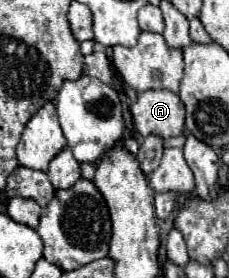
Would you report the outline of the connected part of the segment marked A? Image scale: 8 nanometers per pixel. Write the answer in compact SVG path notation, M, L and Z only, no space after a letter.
M167 89L143 91L131 105L135 129L147 137L151 133L165 139L181 135L185 127L185 105L179 95Z

